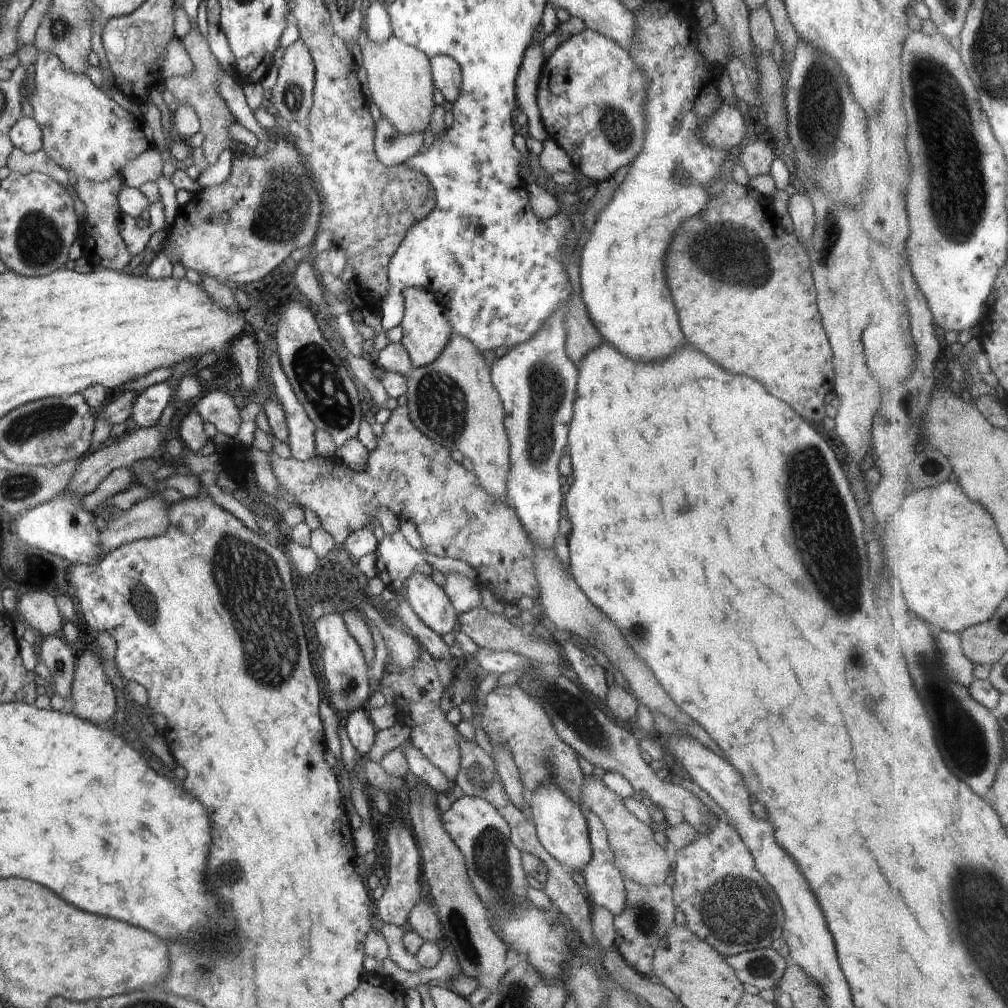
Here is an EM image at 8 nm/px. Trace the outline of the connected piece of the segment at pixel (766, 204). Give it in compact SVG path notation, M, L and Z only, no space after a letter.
M729 183L722 194L710 197L700 216L696 214L676 228L669 246L664 274L686 340L724 370L758 380L802 419L823 421L826 398L835 392L834 356L816 308L807 250L784 230L772 200L748 185Z

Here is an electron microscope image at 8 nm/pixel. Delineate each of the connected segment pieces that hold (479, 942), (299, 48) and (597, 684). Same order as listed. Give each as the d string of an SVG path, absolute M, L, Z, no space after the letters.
M416 778L416 785L408 792L411 832L417 841L422 870L430 886L430 896L438 906L437 918L441 925L443 940L450 942L458 958L460 970L468 978L474 978L479 988L494 992L508 972L506 946L492 931L488 912L477 896L468 877L464 856L444 830L441 809L438 807L438 793Z
M298 40L286 48L282 66L278 72L278 82L272 90L271 110L280 115L286 122L298 122L302 126L308 124L308 116L313 106L313 94L315 88L315 67L310 50L304 46L304 42Z
M560 636L558 642L562 644L564 655L572 664L572 668L584 685L586 692L590 692L599 701L604 702L608 698L608 687L606 672L602 666L597 664L592 656L588 656L582 649L576 648L572 642L568 642L565 637Z

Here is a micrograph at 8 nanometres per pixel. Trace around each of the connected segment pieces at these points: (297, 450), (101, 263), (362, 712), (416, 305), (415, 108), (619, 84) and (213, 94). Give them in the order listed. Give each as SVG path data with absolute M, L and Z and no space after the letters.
M271 348L269 358L270 379L276 391L276 400L284 408L286 426L288 426L289 443L292 457L300 461L311 460L317 455L315 448L314 424L308 418L302 404L297 400L282 369L279 355Z
M112 176L104 182L92 182L86 178L77 178L75 190L80 200L86 205L86 218L83 223L83 231L79 234L83 241L83 257L95 270L112 269L122 270L130 264L133 256L128 252L122 236L120 236L118 225L123 216L118 204L120 188L124 186L122 176Z
M358 708L343 717L346 735L358 754L364 757L376 742L376 729L370 721L367 708Z
M406 288L404 290L404 310L402 322L403 336L401 344L406 348L413 367L424 368L432 364L446 348L453 328L443 313L444 310L436 300L434 293L424 288Z
M392 34L386 42L368 42L361 50L367 73L368 91L382 116L396 128L400 136L422 132L428 128L434 110L434 84L429 56Z
M584 28L580 34L570 36L569 39L563 41L556 47L554 53L550 58L545 60L545 66L541 74L539 88L537 91L537 104L540 112L540 120L544 122L546 130L548 130L548 136L560 146L570 158L572 165L582 172L586 178L594 180L594 182L600 182L613 178L614 173L622 166L630 164L634 160L634 156L638 156L642 152L642 140L644 140L644 132L646 132L646 114L644 114L644 102L646 102L646 76L644 72L634 64L634 61L620 44L616 44L612 38L606 38L604 34L594 30L588 30Z
M197 20L196 23L195 25L190 22L190 31L181 38L182 45L189 55L192 66L194 66L192 74L169 77L165 80L164 86L172 92L175 100L174 105L188 104L188 106L192 106L192 110L194 110L194 114L196 114L200 123L200 132L202 132L204 140L206 139L203 150L204 156L209 164L214 164L225 149L234 152L240 151L243 146L236 145L236 140L229 134L229 127L238 123L238 120L226 105L220 92L217 91L218 82L223 74L221 64L218 62L218 58L212 54L208 38L205 39L205 35L200 32Z

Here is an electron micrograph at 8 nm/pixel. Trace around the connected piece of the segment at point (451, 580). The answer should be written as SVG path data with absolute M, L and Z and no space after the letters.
M458 573L444 574L444 580L442 588L457 614L466 613L482 605L480 586L477 581Z

